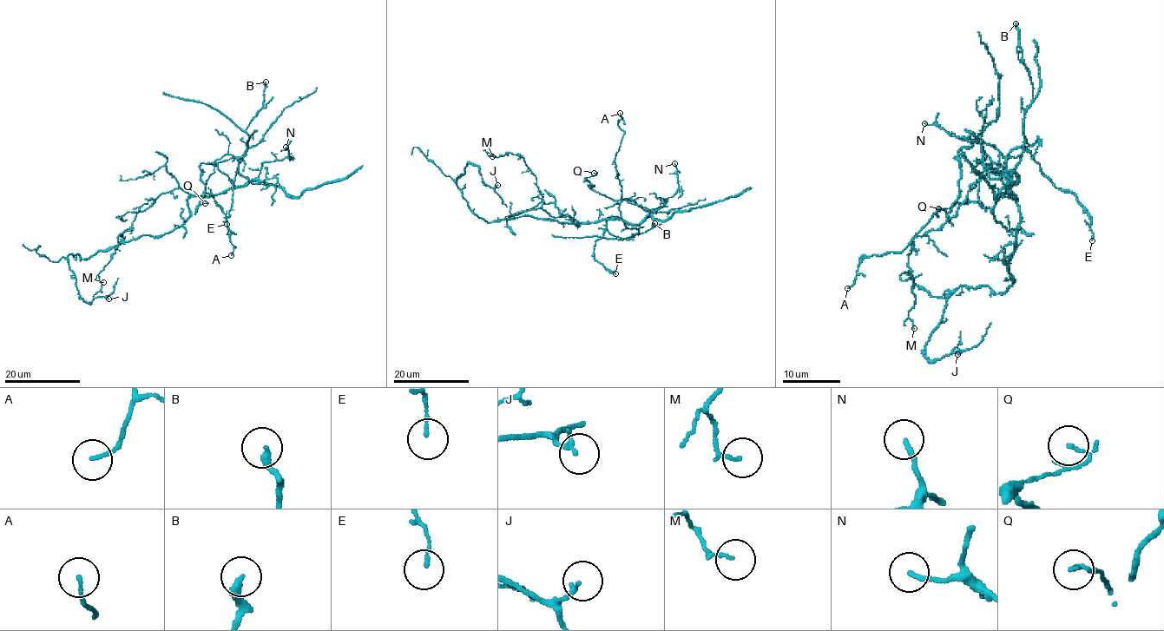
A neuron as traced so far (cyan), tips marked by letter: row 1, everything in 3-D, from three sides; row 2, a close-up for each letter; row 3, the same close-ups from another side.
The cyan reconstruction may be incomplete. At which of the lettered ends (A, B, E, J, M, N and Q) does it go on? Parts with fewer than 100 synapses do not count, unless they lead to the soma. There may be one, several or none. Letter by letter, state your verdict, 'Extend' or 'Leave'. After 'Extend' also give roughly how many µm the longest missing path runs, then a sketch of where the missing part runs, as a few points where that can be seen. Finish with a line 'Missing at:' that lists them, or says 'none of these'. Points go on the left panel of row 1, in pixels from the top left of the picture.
A: Leave
B: Leave
E: Leave
J: Leave
M: Leave
N: Leave
Q: Leave
Missing at: none of these

